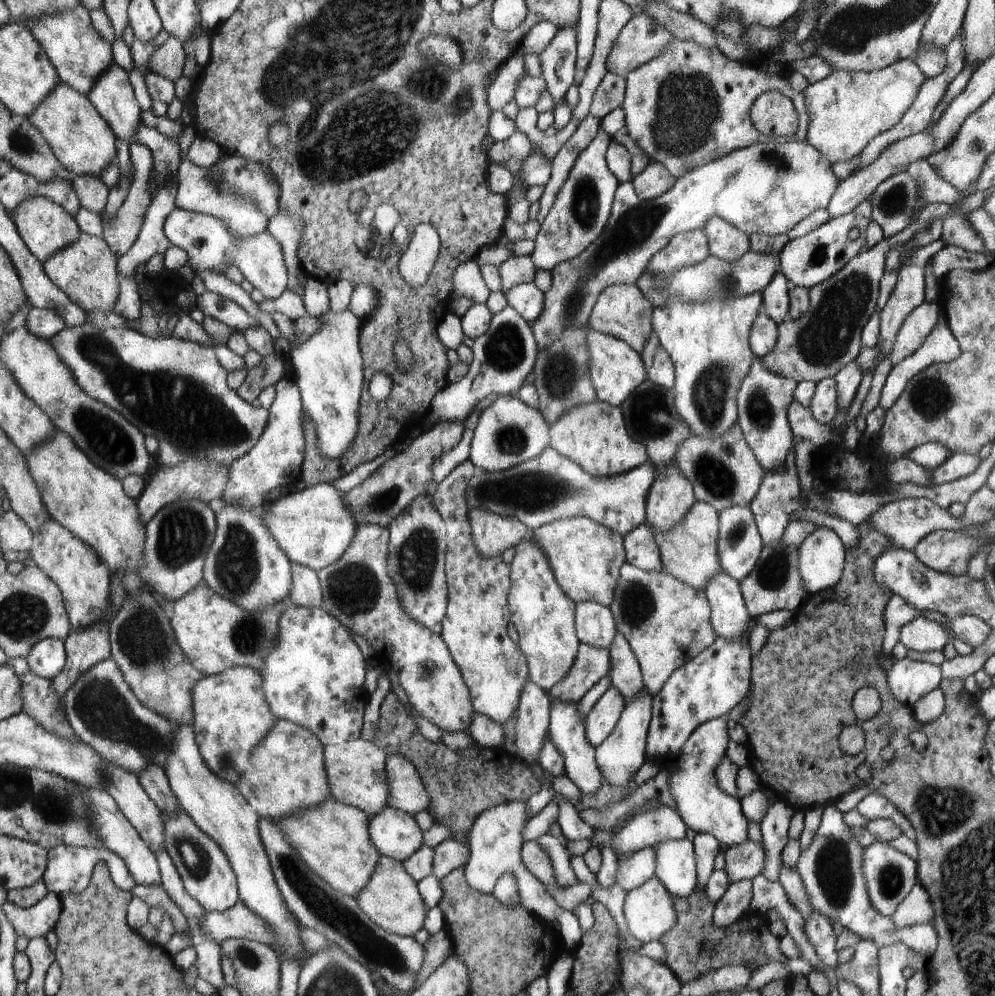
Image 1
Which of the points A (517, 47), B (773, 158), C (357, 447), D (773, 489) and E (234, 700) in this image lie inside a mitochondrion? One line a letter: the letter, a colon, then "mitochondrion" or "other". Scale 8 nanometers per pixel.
A: other
B: mitochondrion
C: other
D: other
E: other

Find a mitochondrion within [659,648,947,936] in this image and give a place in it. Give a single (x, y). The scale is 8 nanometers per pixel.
(832, 865)

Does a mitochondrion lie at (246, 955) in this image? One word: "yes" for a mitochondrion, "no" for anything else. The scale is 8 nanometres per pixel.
yes

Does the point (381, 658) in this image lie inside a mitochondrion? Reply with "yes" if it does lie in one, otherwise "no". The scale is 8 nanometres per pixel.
no

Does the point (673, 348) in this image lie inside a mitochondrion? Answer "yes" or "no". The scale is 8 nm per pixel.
no

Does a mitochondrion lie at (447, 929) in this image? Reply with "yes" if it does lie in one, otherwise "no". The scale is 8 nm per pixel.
no

